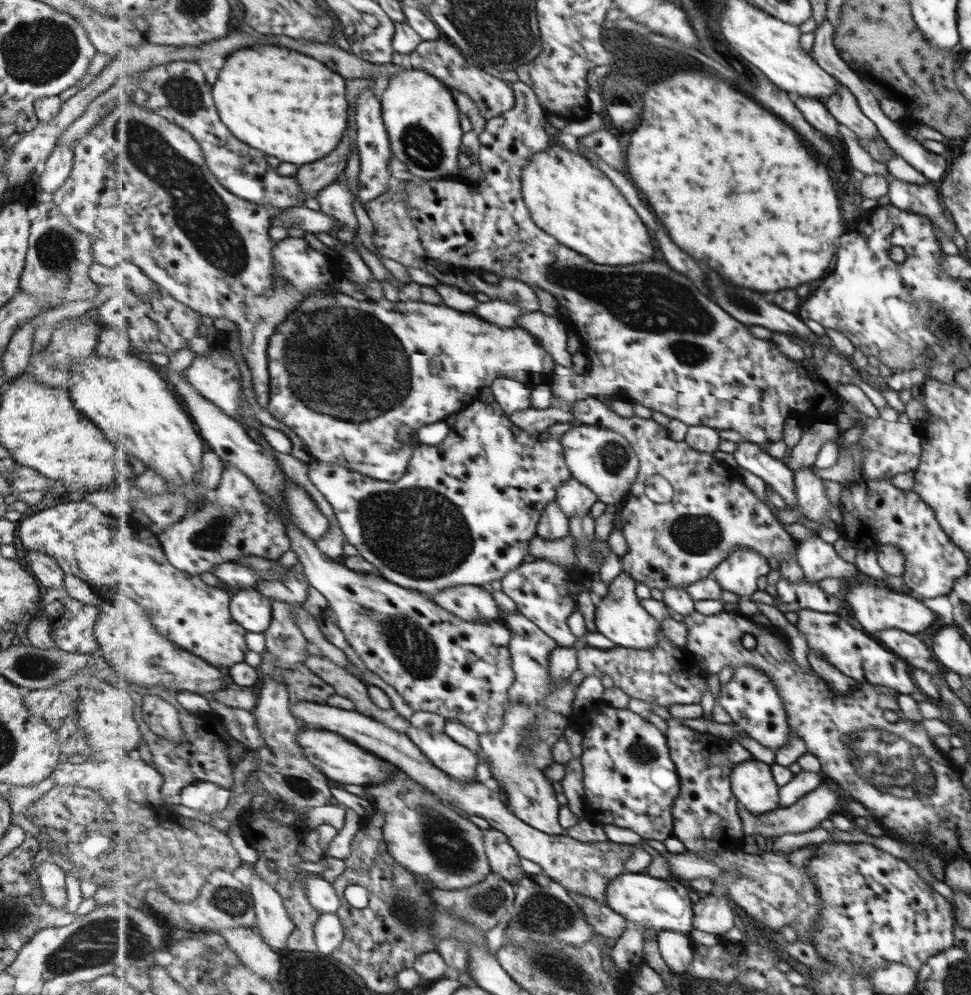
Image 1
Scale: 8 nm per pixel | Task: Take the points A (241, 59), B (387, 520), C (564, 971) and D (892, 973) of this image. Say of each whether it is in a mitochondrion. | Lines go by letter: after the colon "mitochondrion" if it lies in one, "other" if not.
A: other
B: mitochondrion
C: mitochondrion
D: other

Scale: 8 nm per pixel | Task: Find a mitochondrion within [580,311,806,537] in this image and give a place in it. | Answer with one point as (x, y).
(614, 458)

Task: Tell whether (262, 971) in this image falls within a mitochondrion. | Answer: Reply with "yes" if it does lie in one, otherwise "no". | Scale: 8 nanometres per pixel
no

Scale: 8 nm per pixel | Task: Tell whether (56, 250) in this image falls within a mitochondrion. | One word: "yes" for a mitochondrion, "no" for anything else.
yes

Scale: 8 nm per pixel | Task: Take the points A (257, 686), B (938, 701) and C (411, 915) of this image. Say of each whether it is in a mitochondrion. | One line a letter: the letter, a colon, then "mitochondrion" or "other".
A: other
B: other
C: mitochondrion

